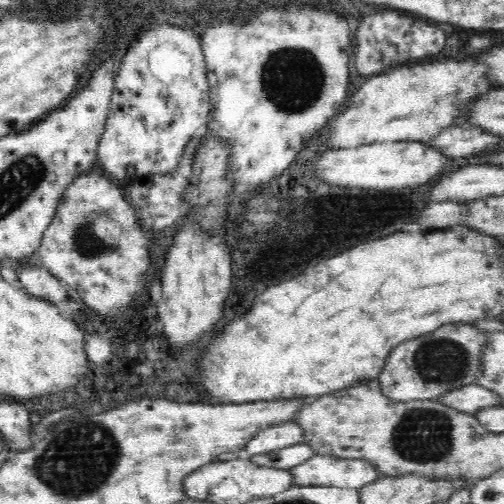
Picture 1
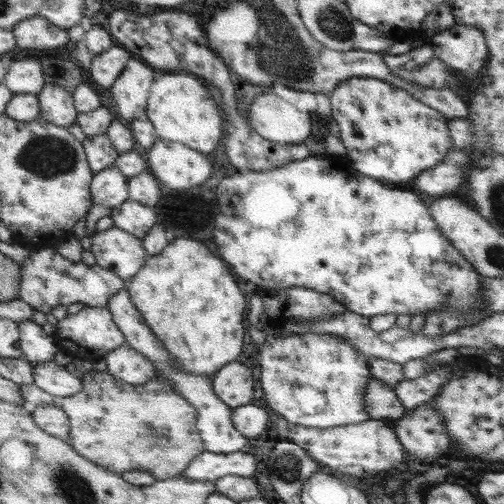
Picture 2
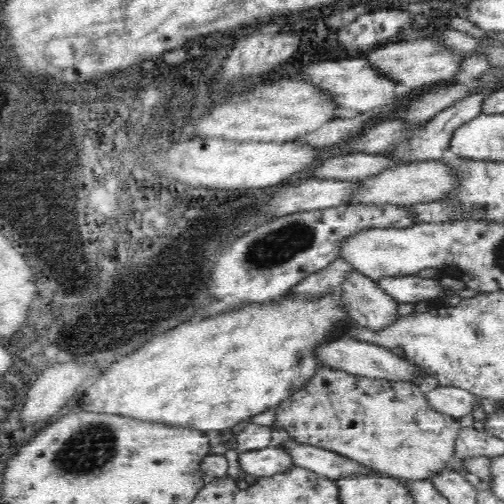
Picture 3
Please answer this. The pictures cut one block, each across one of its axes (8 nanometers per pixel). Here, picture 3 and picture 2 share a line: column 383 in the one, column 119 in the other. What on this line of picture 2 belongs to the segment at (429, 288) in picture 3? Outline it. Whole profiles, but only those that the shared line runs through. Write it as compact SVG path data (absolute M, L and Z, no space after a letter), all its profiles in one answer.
M31 248L29 258L21 264L21 294L19 298L27 304L31 304L37 312L51 314L57 306L69 306L69 304L83 304L89 308L105 308L109 304L109 298L113 298L123 286L127 286L125 280L121 280L117 274L93 264L81 264L65 258L57 248Z

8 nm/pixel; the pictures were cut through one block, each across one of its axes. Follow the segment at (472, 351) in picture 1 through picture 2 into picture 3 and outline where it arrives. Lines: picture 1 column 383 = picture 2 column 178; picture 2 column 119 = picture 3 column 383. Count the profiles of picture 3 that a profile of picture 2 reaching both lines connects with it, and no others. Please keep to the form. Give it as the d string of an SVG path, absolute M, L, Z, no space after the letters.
M360 272L348 274L348 280L340 288L340 294L344 310L362 328L370 328L372 332L382 332L400 318L398 314L400 302L390 298L378 286L378 282Z

